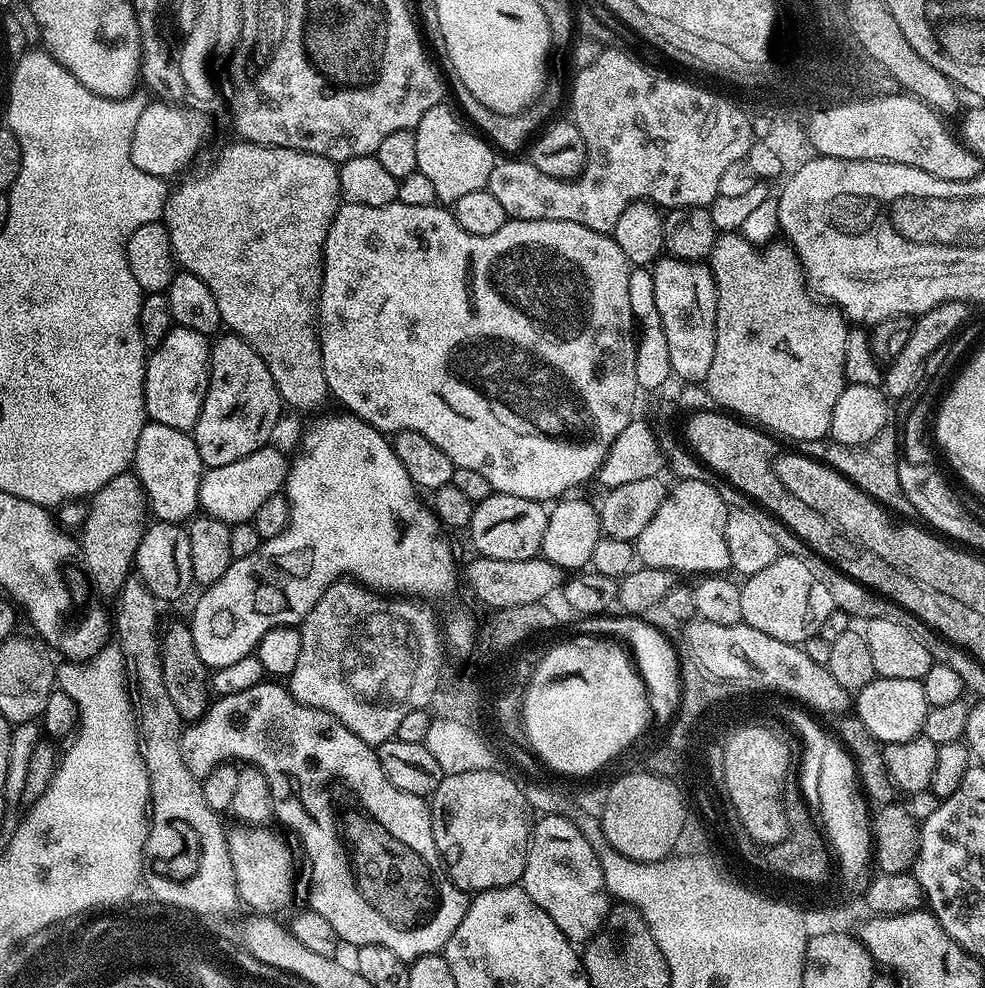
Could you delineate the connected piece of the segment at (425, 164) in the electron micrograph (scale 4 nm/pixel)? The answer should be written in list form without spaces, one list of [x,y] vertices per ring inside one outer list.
[[[442,102],[426,110],[426,114],[422,114],[414,129],[418,138],[416,170],[426,174],[426,179],[434,186],[437,201],[444,206],[455,204],[458,198],[471,194],[473,190],[487,188],[490,170],[494,170],[498,163],[493,145],[473,131],[455,111],[453,112],[447,108],[447,103]]]

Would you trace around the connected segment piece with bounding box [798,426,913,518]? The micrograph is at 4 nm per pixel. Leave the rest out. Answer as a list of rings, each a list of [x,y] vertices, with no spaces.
[[[892,426],[883,428],[877,436],[870,438],[870,442],[865,444],[839,444],[837,440],[831,438],[801,440],[798,444],[798,452],[799,455],[809,456],[810,459],[827,465],[836,476],[844,476],[849,483],[864,491],[870,499],[883,504],[893,513],[908,518],[913,515],[912,503],[902,490],[902,482],[898,482],[898,466],[902,453],[900,453],[901,441],[898,439],[897,429],[895,432],[894,428]]]

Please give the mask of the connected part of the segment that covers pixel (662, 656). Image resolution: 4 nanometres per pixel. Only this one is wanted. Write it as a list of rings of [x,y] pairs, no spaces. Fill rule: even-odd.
[[[600,615],[598,617],[581,617],[576,626],[579,635],[603,636],[608,634],[626,640],[632,648],[632,660],[640,674],[640,679],[648,692],[649,713],[653,721],[663,726],[669,725],[674,719],[680,706],[682,682],[680,679],[680,659],[677,647],[659,632],[659,630],[646,622],[647,619],[635,615],[619,615],[620,618]]]

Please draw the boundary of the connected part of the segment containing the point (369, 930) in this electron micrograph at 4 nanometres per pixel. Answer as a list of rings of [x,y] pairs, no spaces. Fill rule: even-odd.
[[[268,682],[272,684],[252,684],[249,688],[240,688],[237,692],[232,692],[229,696],[224,696],[221,700],[213,699],[204,712],[200,720],[189,723],[184,730],[182,737],[182,750],[186,758],[186,766],[190,766],[190,774],[198,778],[203,778],[210,774],[210,770],[220,767],[229,762],[239,762],[244,766],[257,768],[262,774],[266,774],[266,782],[270,782],[270,794],[272,795],[272,810],[275,819],[281,820],[294,835],[300,836],[300,844],[304,847],[304,856],[308,859],[308,868],[312,871],[312,877],[308,880],[308,900],[307,907],[313,908],[330,926],[334,926],[334,934],[337,941],[344,940],[351,946],[386,946],[386,950],[394,950],[398,958],[409,962],[417,960],[419,956],[431,956],[439,953],[446,946],[450,934],[458,930],[458,922],[468,909],[469,897],[448,876],[440,852],[434,842],[432,833],[432,810],[429,801],[418,794],[406,794],[406,790],[398,790],[382,774],[382,766],[376,757],[376,748],[371,744],[362,742],[358,734],[354,734],[334,714],[330,714],[321,708],[311,708],[302,702],[298,702],[292,696],[283,683]]]

